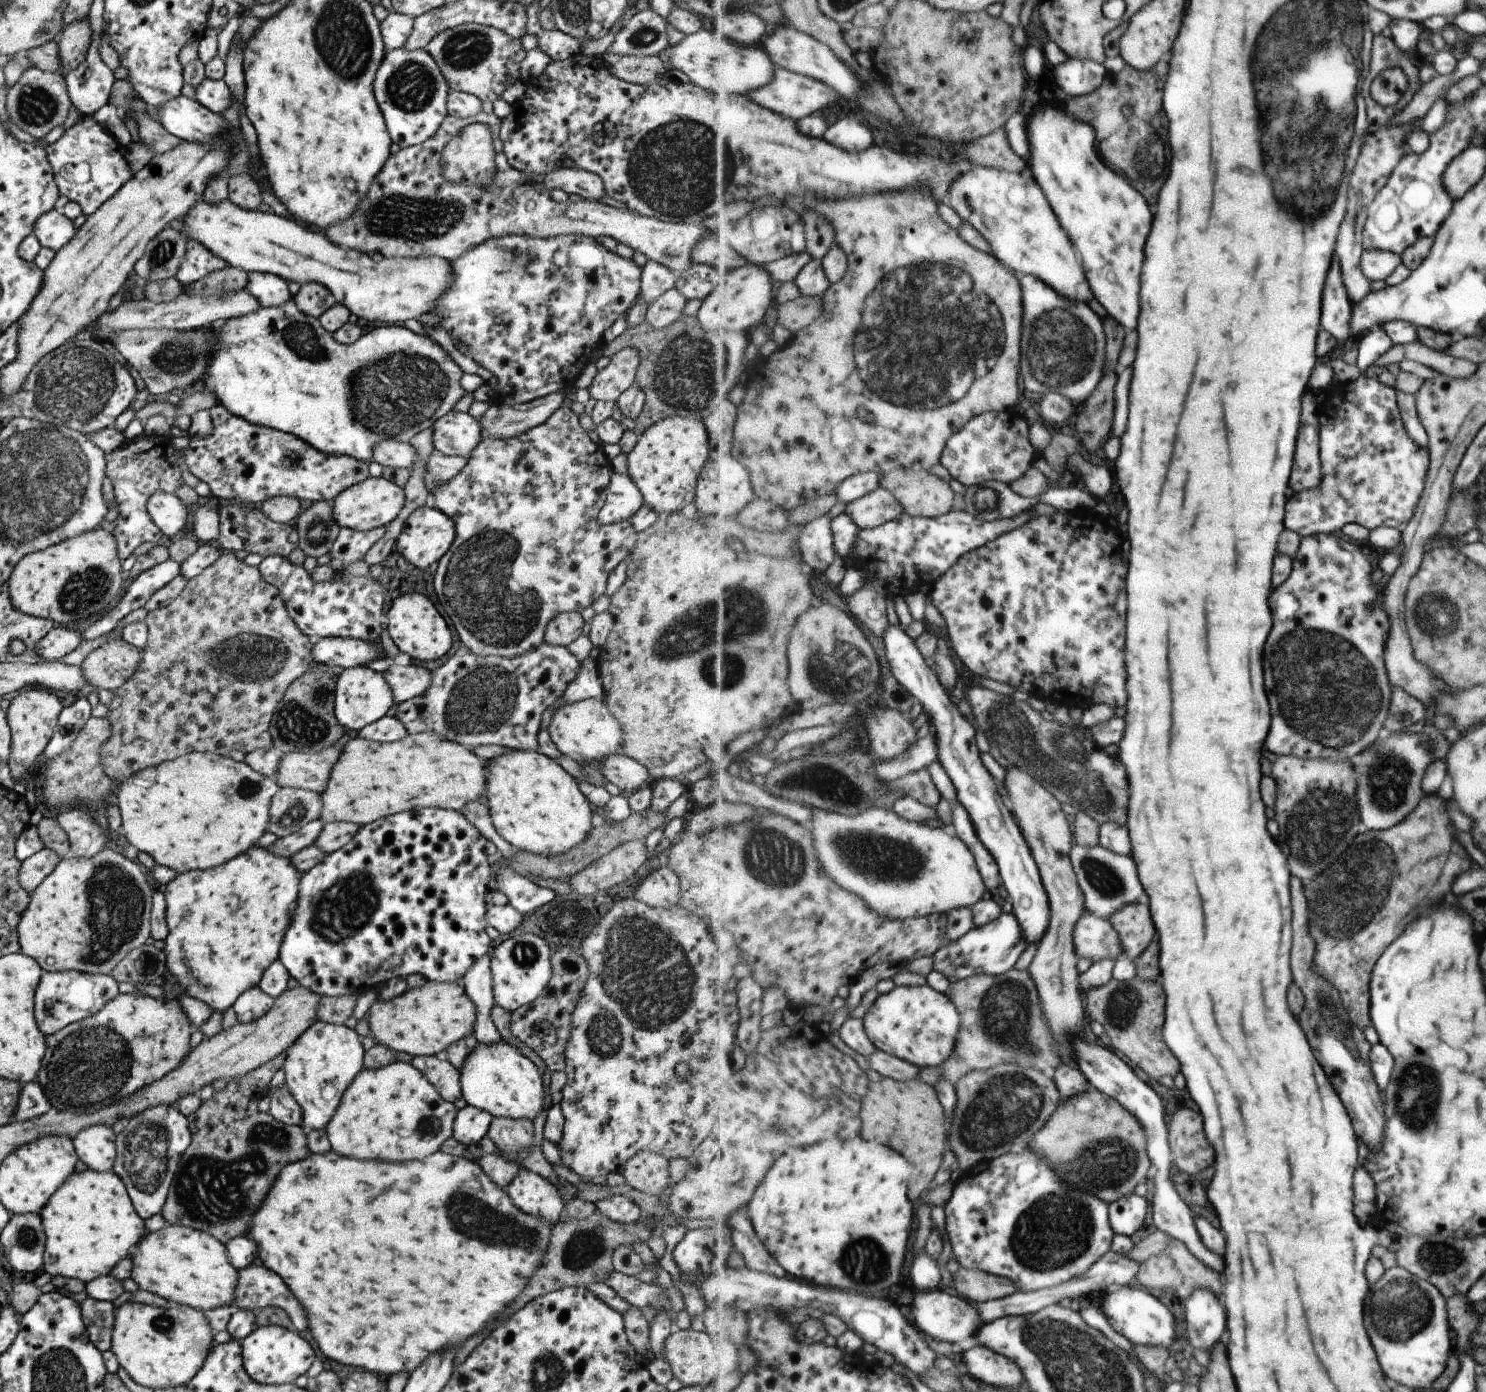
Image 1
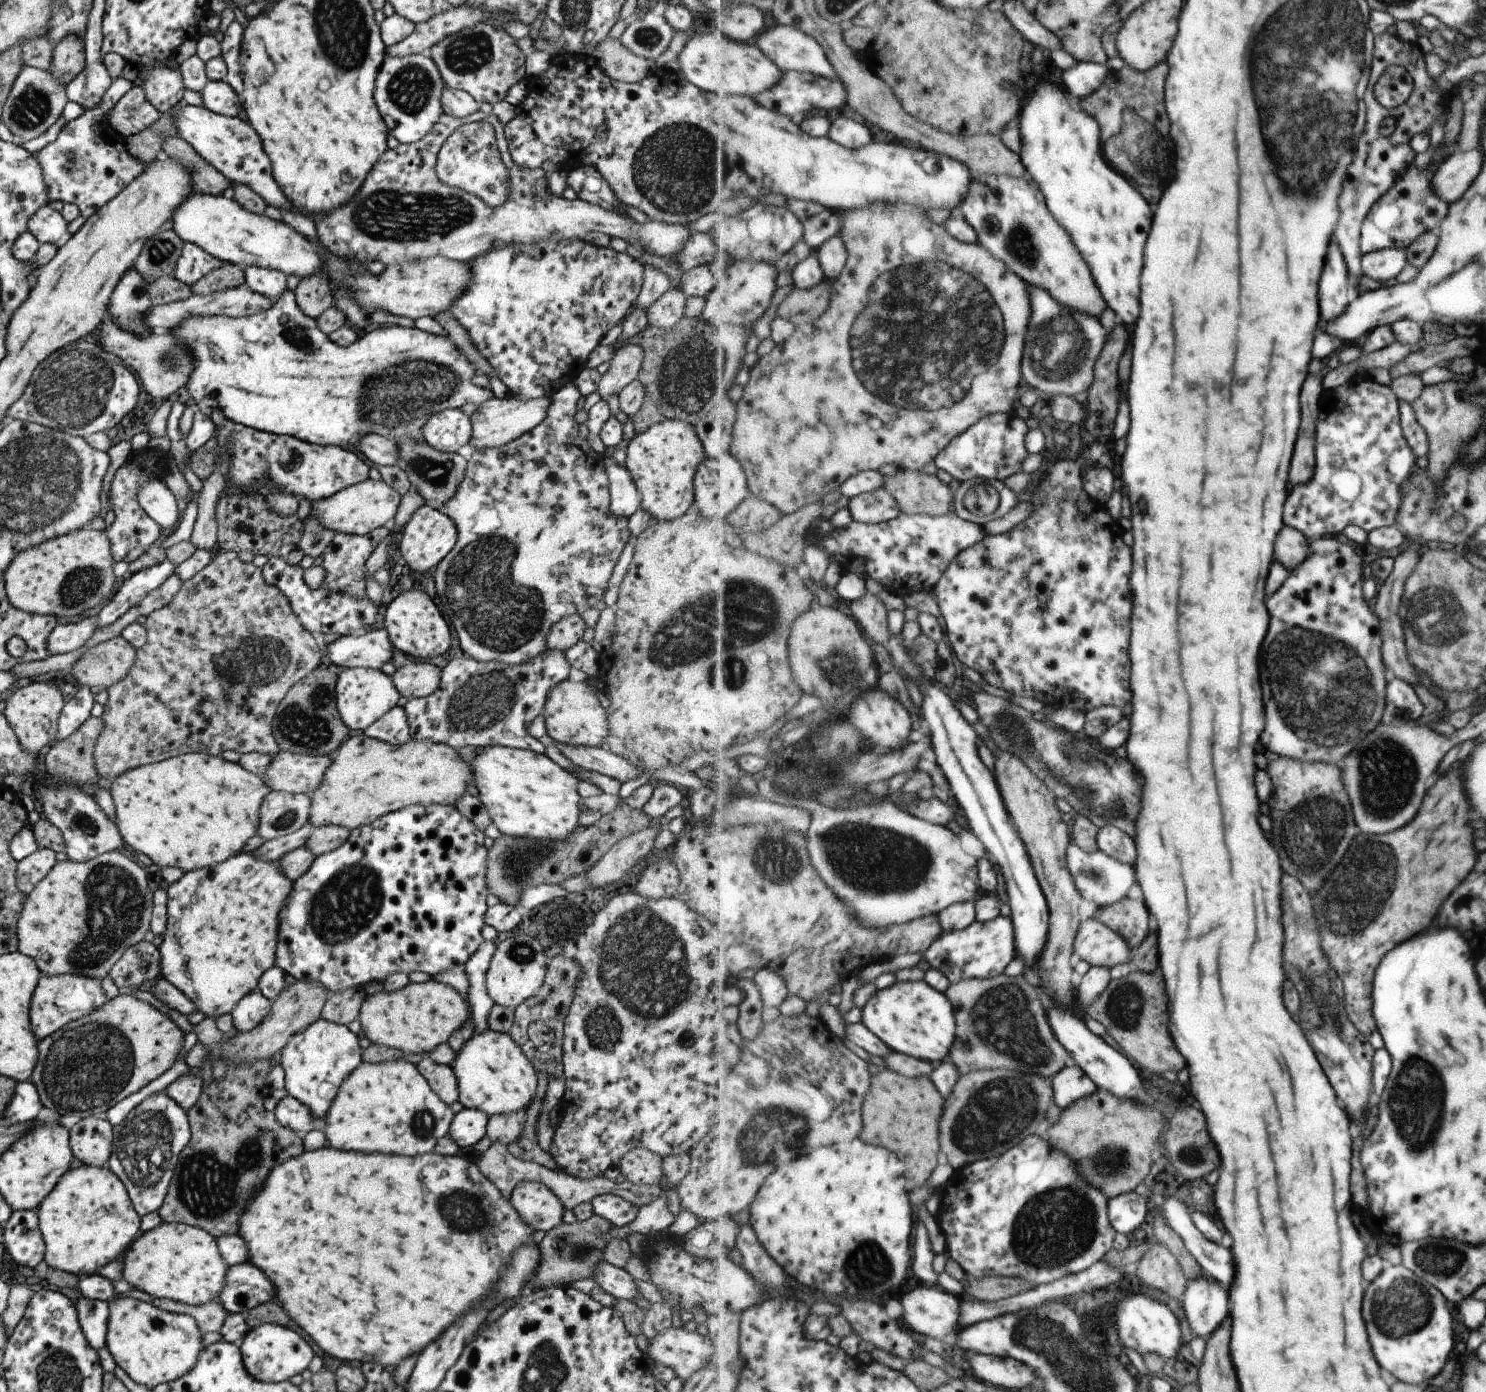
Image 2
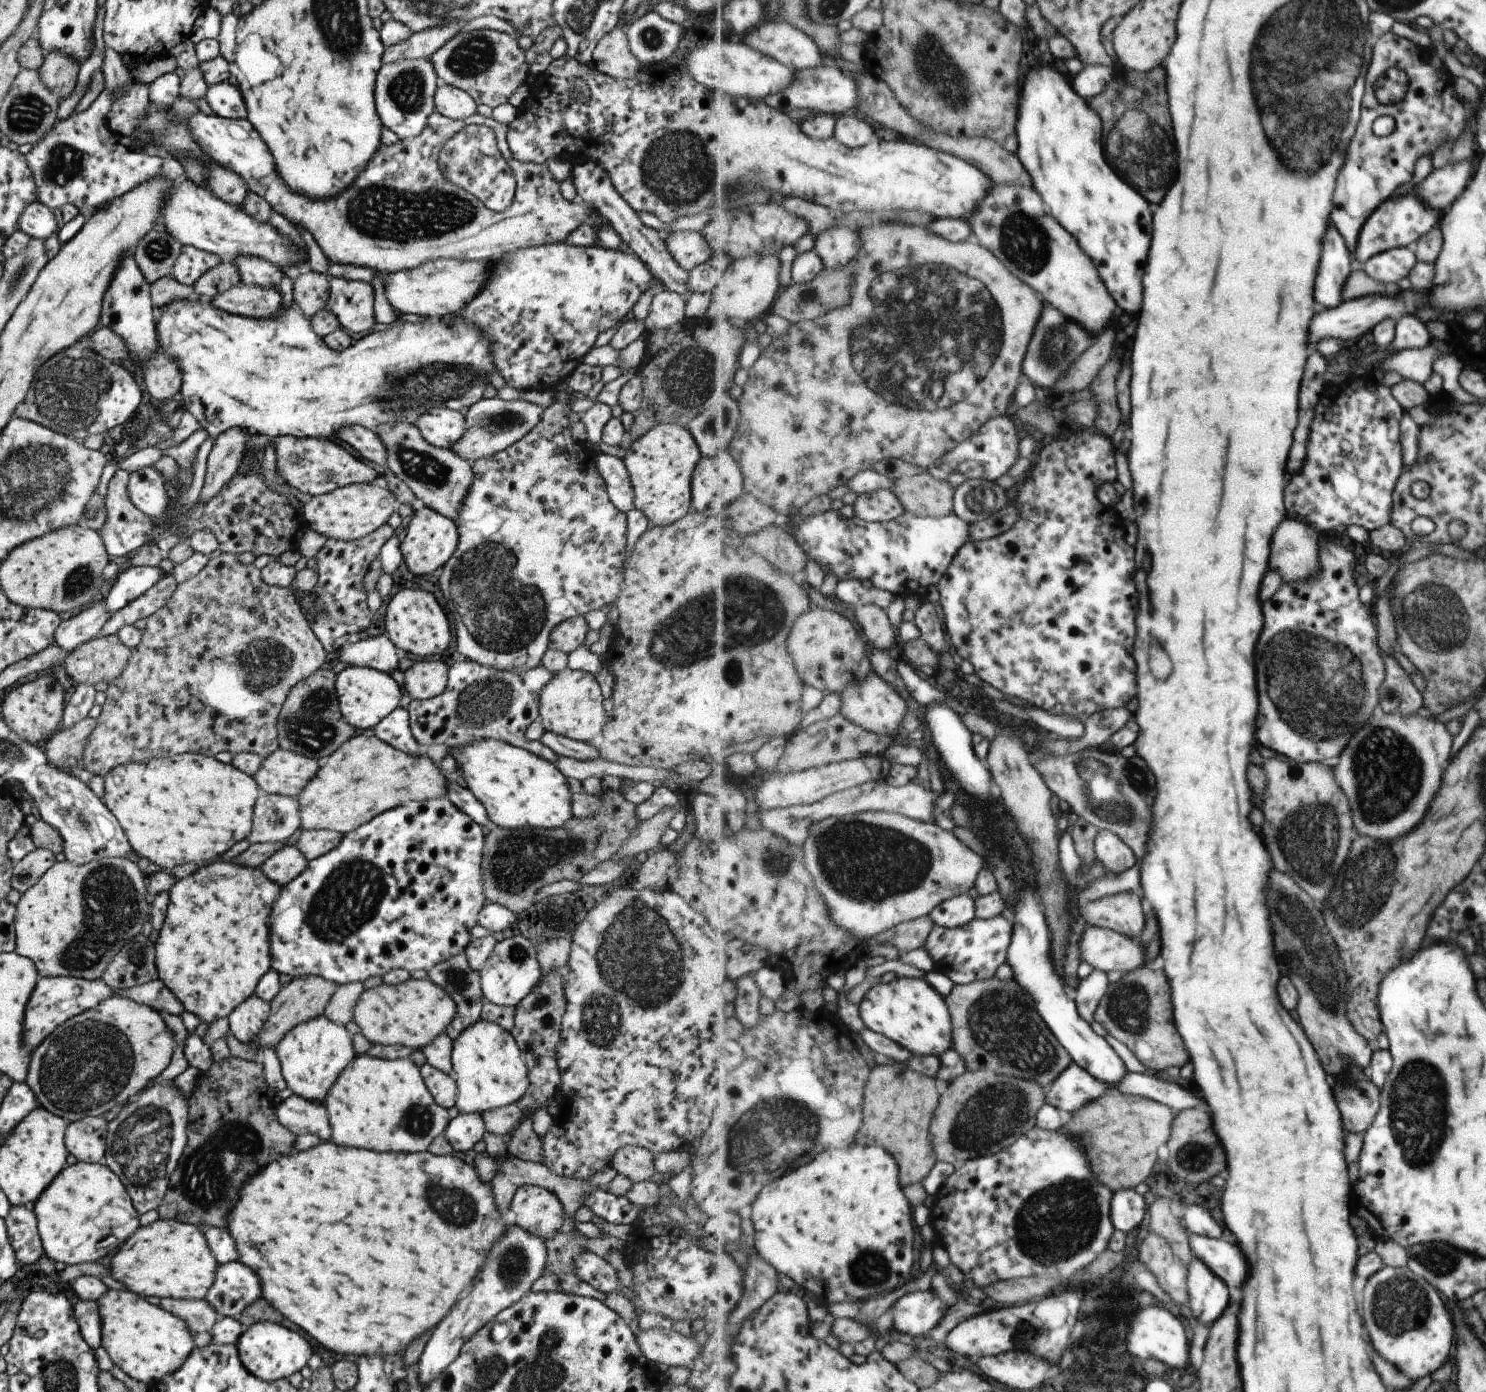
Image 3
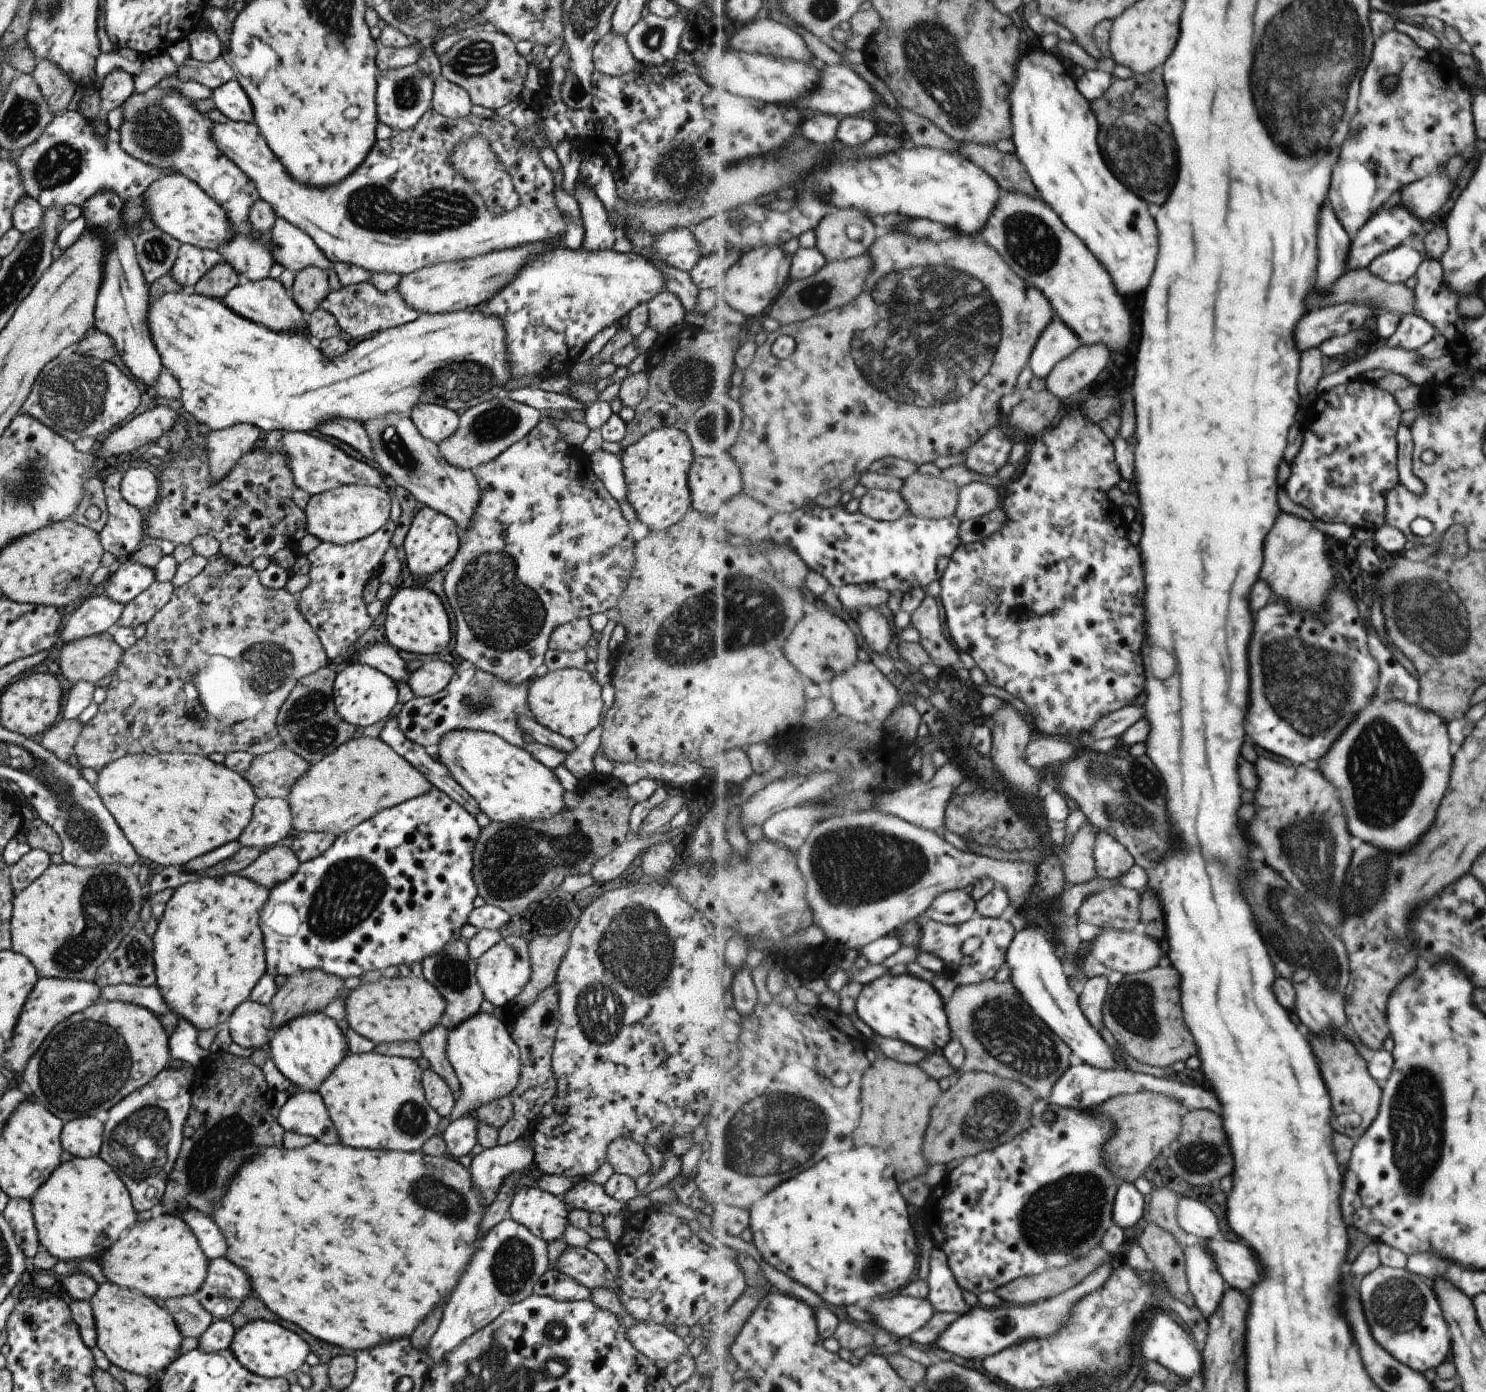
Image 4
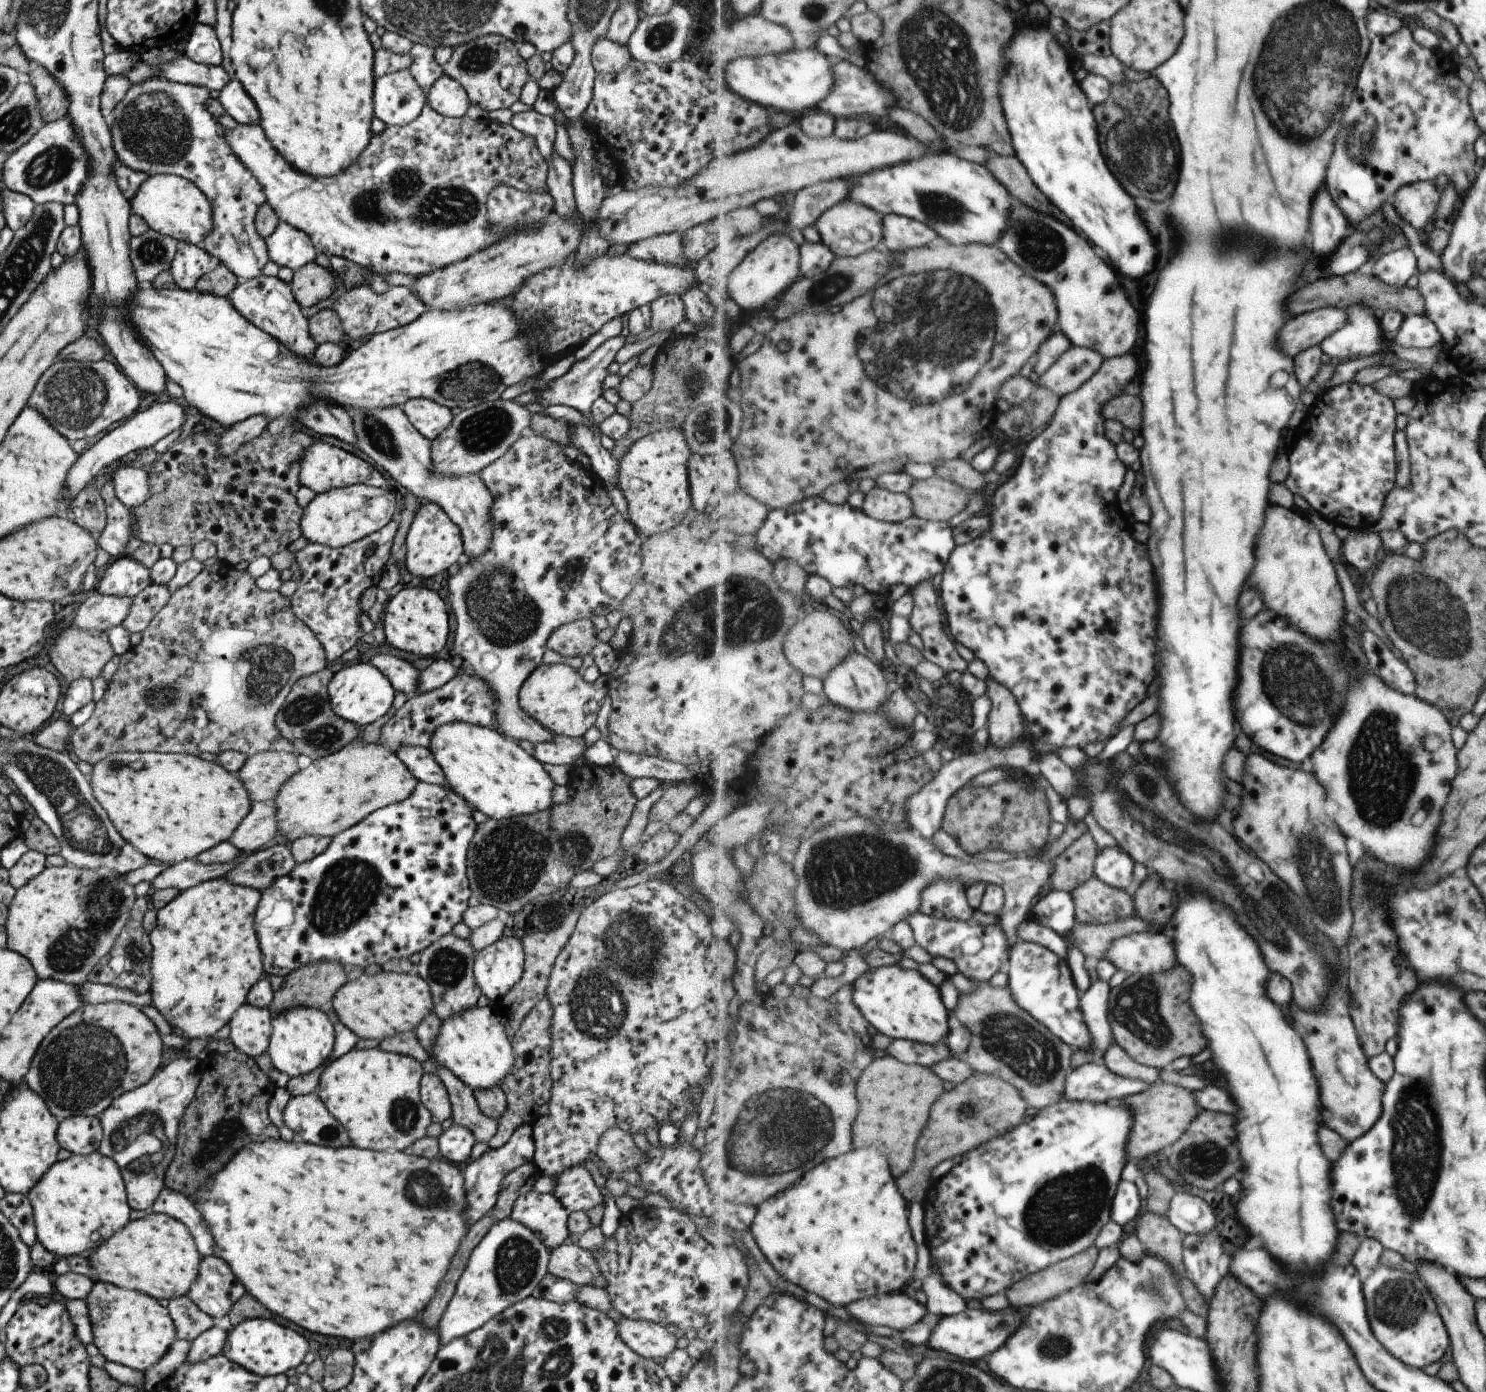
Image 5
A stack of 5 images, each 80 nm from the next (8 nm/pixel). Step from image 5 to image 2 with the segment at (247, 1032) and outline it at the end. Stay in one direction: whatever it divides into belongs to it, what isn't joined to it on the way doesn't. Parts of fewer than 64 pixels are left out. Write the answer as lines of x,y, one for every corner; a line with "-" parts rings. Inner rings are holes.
257,990
243,995
243,998
230,1010
234,1029
244,1033
255,1028
267,1016
270,1004
271,1002

